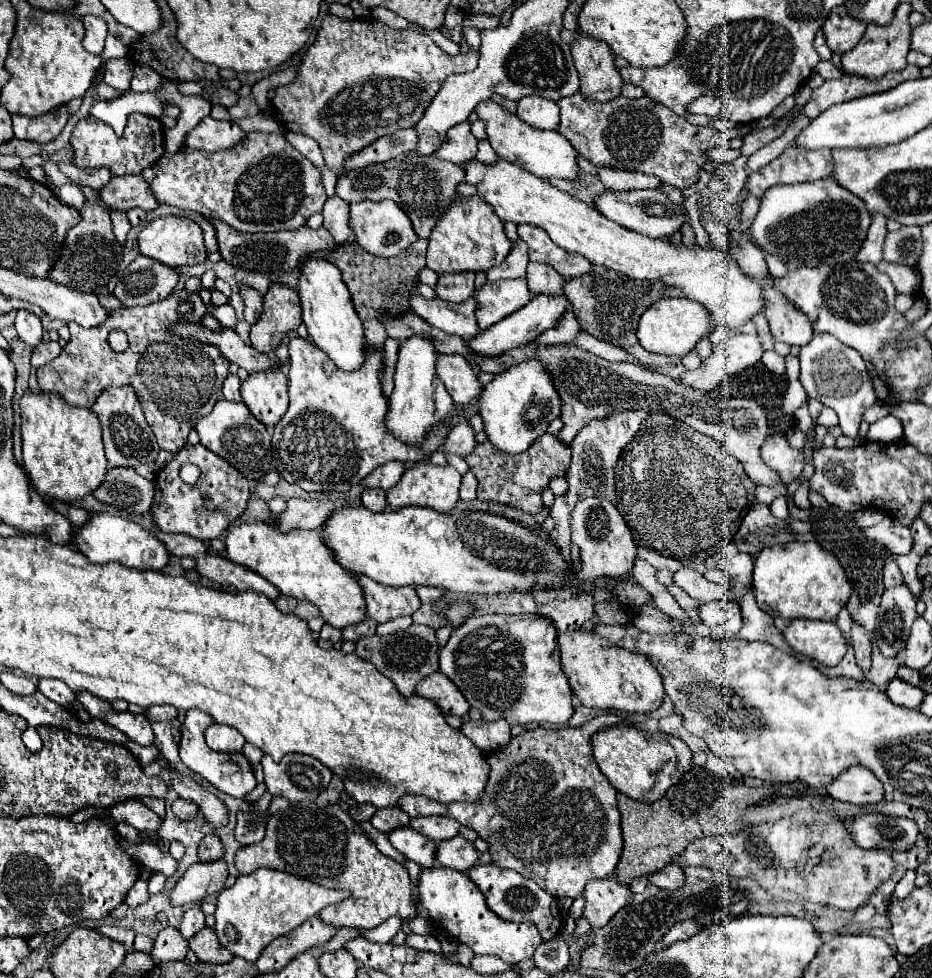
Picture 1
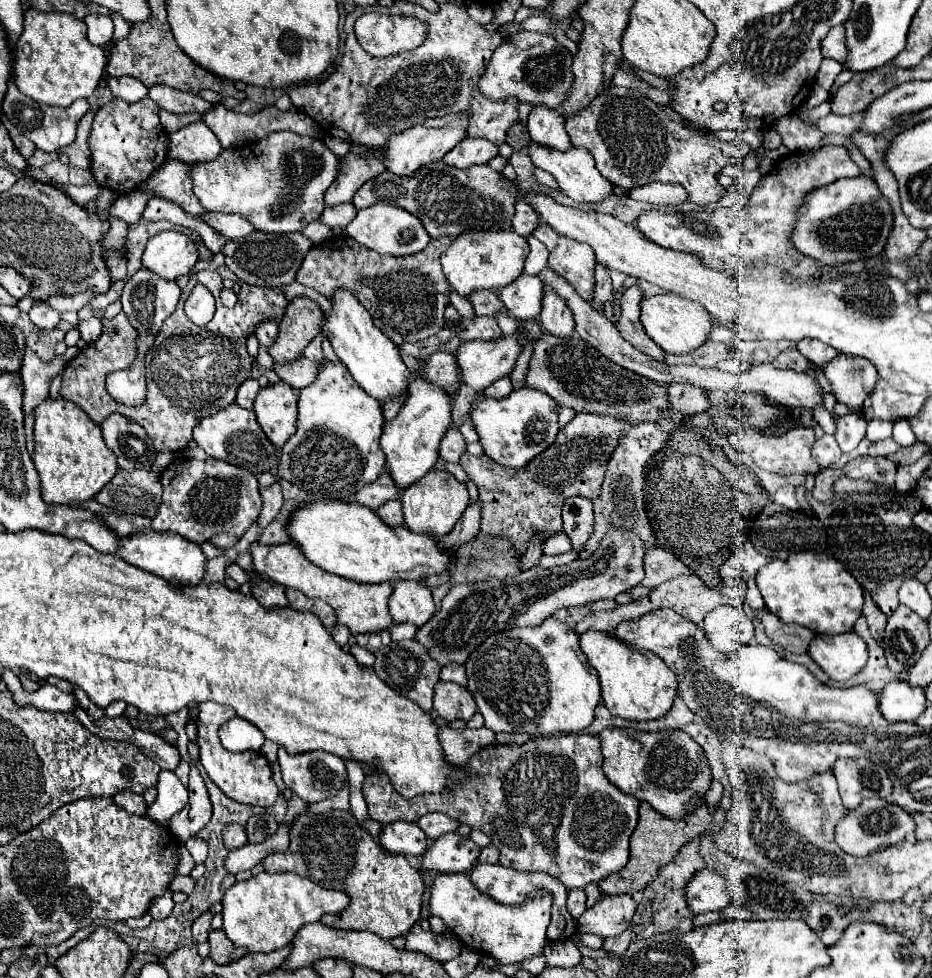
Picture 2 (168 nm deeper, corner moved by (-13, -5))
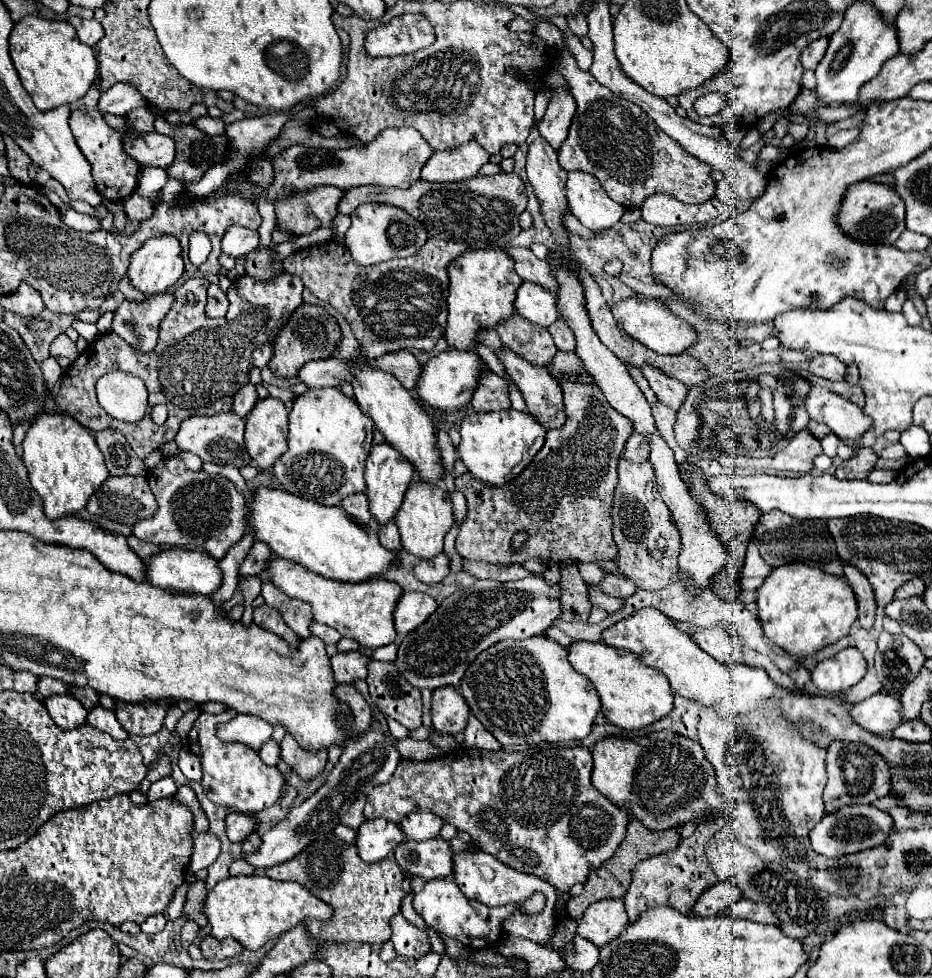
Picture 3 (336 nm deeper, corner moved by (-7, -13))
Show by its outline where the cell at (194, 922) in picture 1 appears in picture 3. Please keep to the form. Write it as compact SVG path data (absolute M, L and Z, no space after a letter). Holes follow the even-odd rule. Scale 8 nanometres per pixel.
M186 921L186 923L182 925L182 929L180 929L180 941L182 941L182 947L188 949L188 945L196 939L196 935L198 935L198 925L196 925L194 921Z

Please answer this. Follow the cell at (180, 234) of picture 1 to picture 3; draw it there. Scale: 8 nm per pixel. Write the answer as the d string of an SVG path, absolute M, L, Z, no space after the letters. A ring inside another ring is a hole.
M160 235L148 239L130 255L126 277L144 295L160 295L184 273L182 249L176 237Z

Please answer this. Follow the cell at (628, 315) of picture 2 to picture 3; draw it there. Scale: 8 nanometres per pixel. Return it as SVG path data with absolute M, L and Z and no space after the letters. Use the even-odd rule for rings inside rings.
M642 367L642 373L644 377L648 379L652 391L658 395L658 399L668 405L670 409L678 411L680 405L684 403L686 399L686 393L688 393L688 387L682 385L680 381L664 375L662 371L656 371L656 367Z

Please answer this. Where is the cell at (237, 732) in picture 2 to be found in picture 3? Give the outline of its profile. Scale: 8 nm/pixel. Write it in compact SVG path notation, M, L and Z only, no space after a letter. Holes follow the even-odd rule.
M236 715L230 723L218 727L218 737L222 741L240 741L258 751L264 741L272 735L272 727L264 723L264 719L256 719L254 715Z

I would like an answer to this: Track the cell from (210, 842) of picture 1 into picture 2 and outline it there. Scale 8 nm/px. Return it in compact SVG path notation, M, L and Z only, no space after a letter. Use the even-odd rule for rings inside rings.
M226 825L226 829L222 831L222 837L224 837L226 849L238 849L246 843L246 829L238 825Z

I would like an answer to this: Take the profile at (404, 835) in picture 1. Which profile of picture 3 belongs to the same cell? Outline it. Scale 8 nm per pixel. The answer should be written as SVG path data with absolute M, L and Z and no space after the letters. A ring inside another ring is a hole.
M368 819L356 831L356 849L366 863L376 863L392 855L402 839L404 835L396 823L388 819Z

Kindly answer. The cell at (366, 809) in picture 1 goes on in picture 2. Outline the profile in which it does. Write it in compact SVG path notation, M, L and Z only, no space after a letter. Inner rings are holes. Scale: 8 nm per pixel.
M576 733L560 737L534 737L524 745L490 745L480 749L464 765L472 777L466 783L454 785L450 793L426 793L402 799L382 773L366 775L362 791L370 819L382 825L394 821L414 823L422 815L444 813L470 829L482 829L492 839L492 845L498 847L500 865L524 873L548 873L564 883L566 889L584 889L588 883L600 883L608 875L618 873L628 863L630 835L638 823L640 801L622 793L606 779L602 761L600 739L594 735Z

